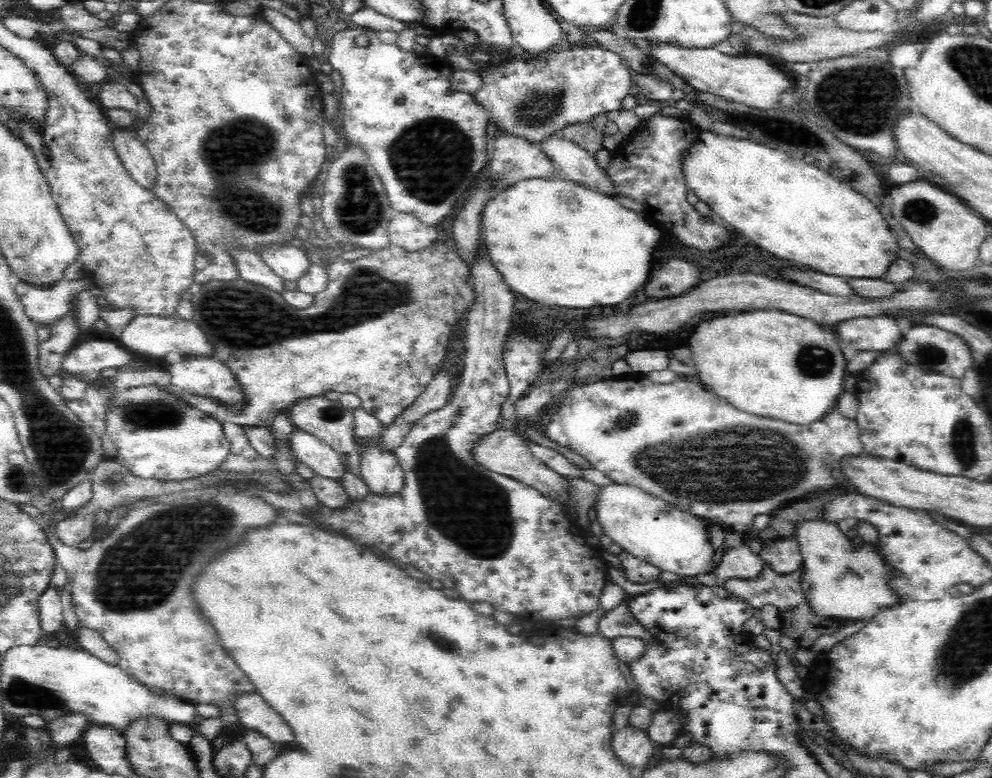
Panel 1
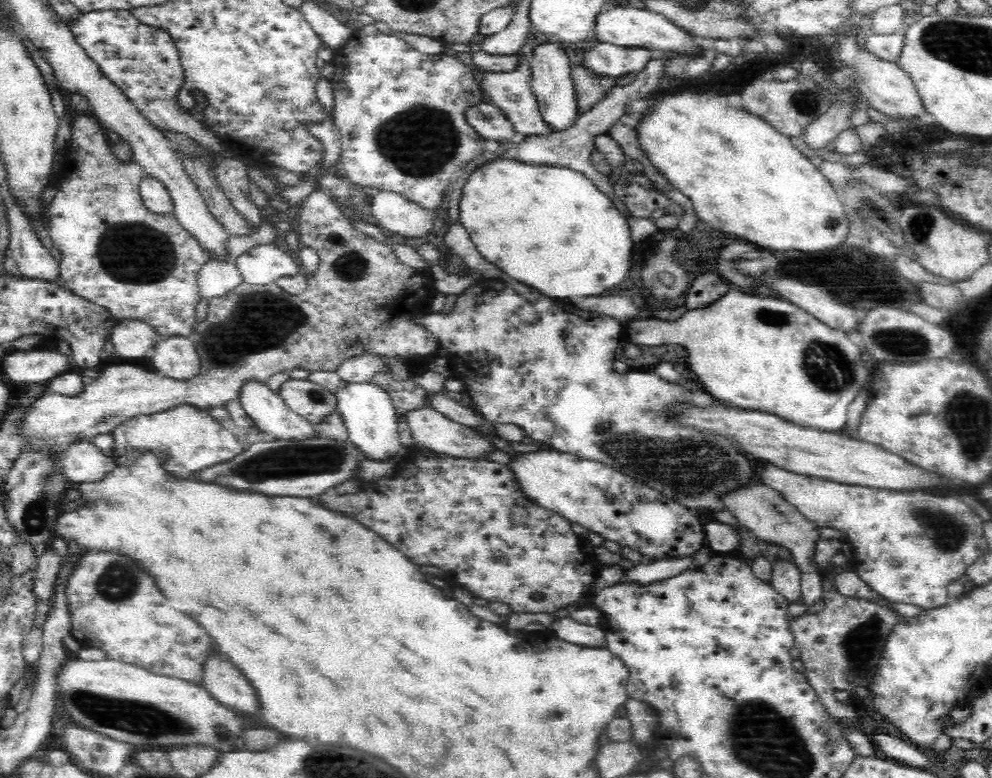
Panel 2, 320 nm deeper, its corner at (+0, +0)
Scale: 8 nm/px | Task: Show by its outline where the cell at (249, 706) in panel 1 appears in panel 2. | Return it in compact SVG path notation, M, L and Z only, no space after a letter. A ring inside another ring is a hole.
M220 654L204 663L201 684L216 702L238 711L238 714L254 714L259 710L256 689L232 662L222 660Z

